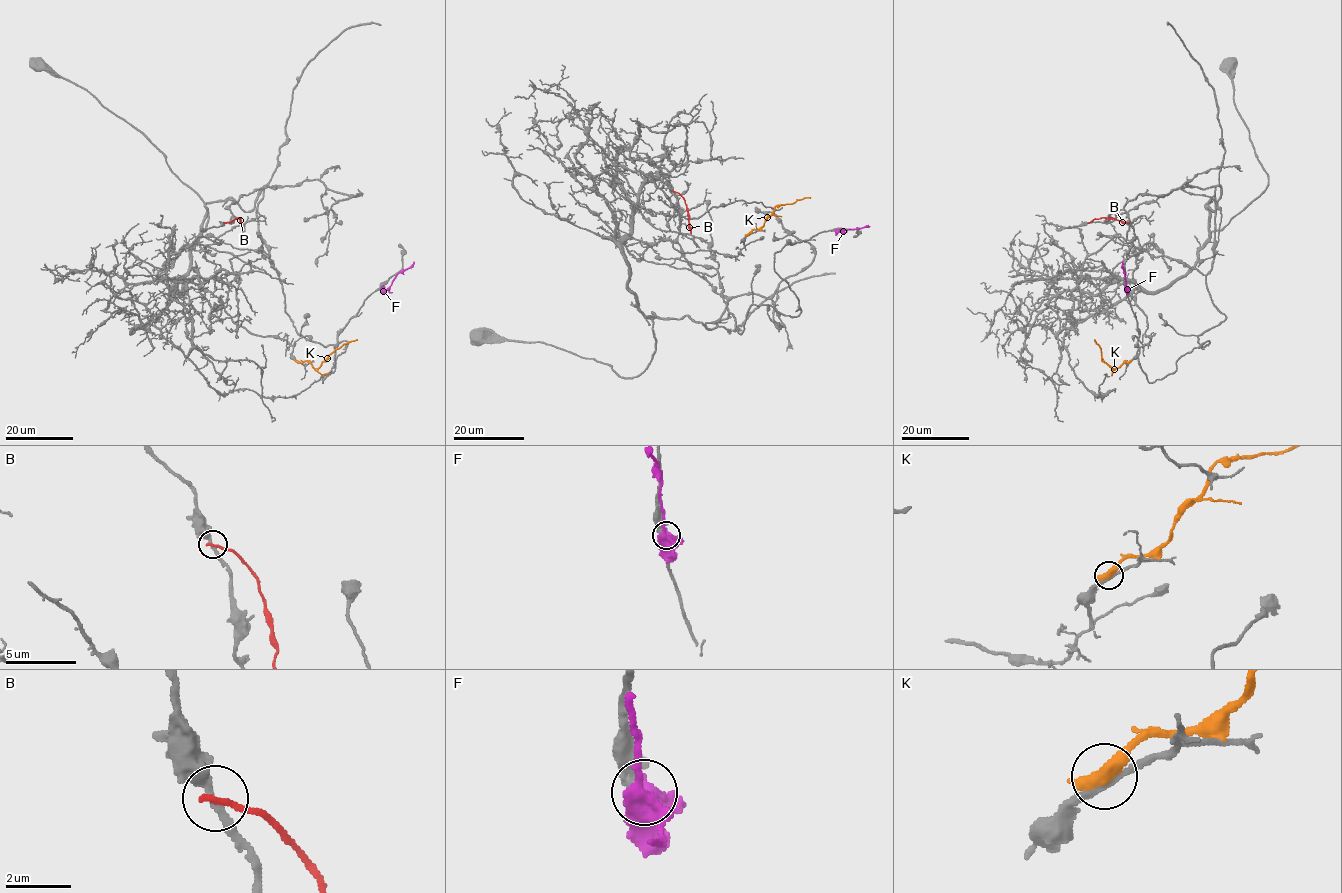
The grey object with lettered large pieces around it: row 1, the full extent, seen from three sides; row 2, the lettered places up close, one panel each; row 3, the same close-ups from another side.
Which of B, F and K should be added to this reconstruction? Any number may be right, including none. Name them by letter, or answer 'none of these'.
none of these

